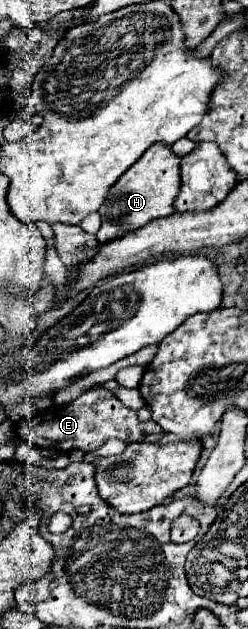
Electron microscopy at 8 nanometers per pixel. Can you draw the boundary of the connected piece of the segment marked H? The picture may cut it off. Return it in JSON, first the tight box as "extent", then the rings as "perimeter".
{"extent":[96,143,180,245],"perimeter":[[[162,143],[152,145],[136,165],[128,169],[108,191],[108,197],[104,205],[100,207],[102,215],[102,227],[96,233],[96,239],[100,245],[114,241],[118,237],[124,237],[126,233],[146,225],[152,219],[168,217],[174,213],[174,199],[180,191],[180,157],[176,157],[170,147],[164,147]]]}

